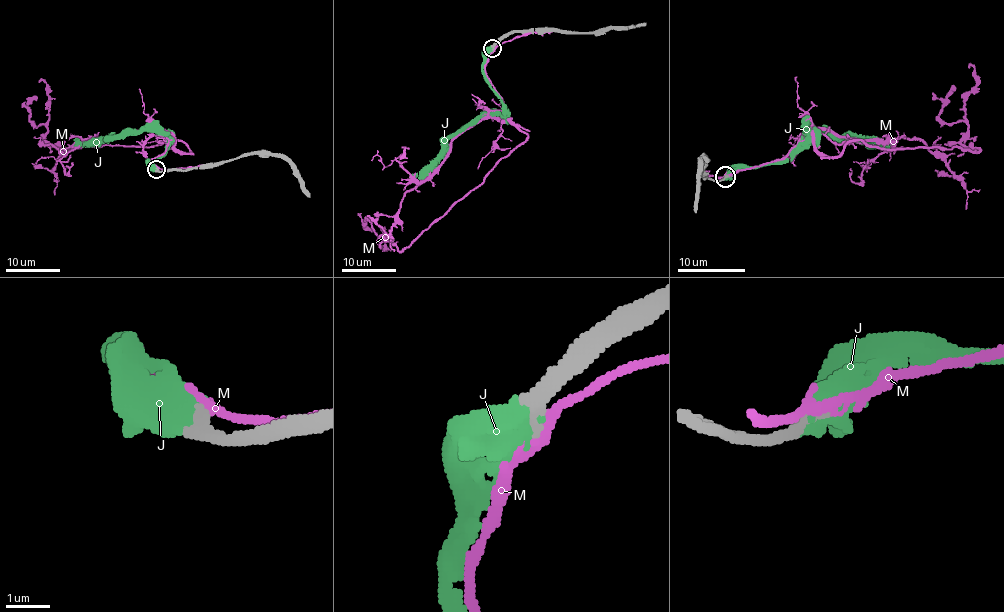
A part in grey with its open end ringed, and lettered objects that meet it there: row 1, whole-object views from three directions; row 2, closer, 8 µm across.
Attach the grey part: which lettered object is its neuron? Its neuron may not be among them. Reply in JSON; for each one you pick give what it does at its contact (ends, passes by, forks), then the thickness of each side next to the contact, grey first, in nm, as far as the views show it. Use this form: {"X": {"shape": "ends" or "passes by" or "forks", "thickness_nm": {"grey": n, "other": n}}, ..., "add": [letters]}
{"J": {"shape": "ends", "thickness_nm": {"grey": 380, "other": 800}}, "add": ["J"]}

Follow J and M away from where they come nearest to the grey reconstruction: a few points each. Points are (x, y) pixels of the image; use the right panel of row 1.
J: (725, 177), (737, 169), (783, 163), (805, 138), (807, 129), (829, 129), (839, 138), (894, 145)
M: (725, 177), (780, 160), (812, 128), (836, 143), (977, 152), (960, 141), (963, 121), (939, 116), (955, 87)

